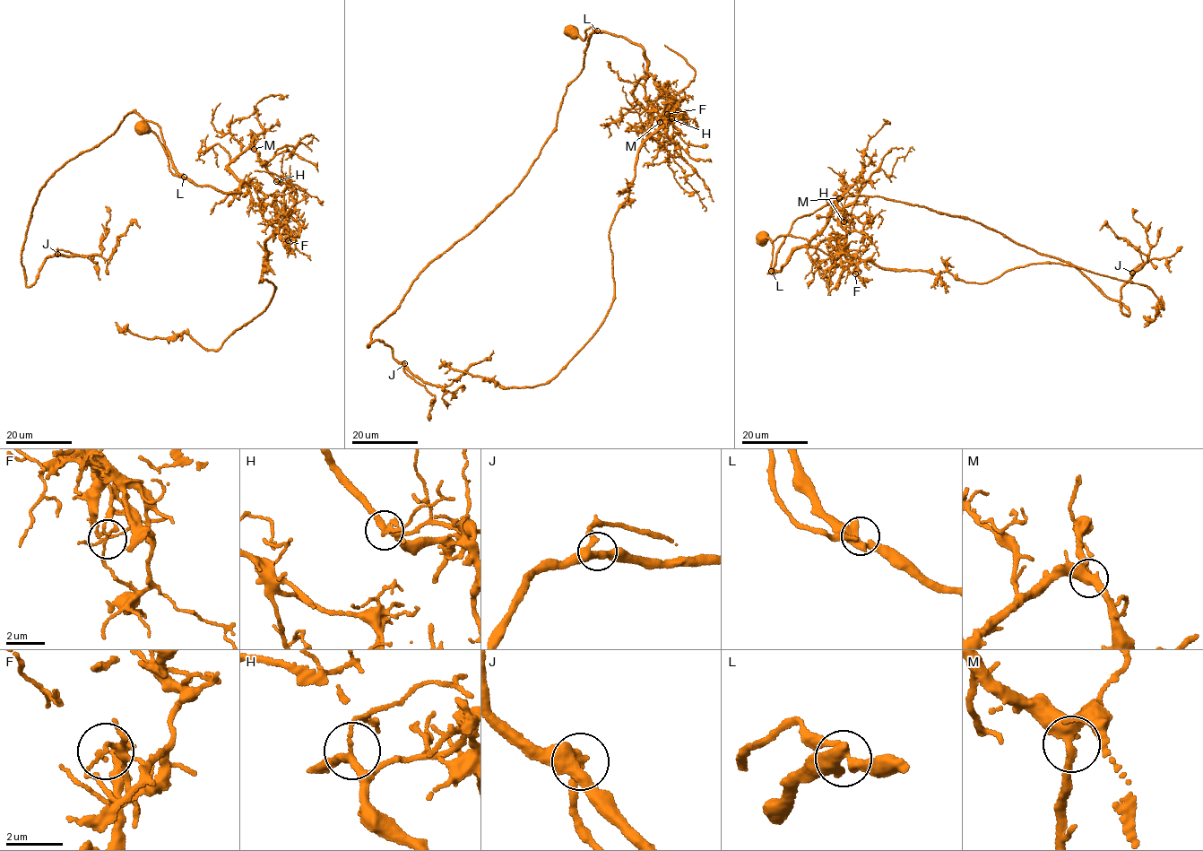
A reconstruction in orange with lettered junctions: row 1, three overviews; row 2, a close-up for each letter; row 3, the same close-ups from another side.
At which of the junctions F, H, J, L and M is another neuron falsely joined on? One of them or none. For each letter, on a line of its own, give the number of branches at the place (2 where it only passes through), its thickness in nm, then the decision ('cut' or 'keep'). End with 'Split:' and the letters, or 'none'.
F: branches 2; calibre 90 nm; cut
H: branches 3; calibre 200 nm; keep
J: branches 3; calibre 400 nm; keep
L: branches 3; calibre 360 nm; keep
M: branches 3; calibre 360 nm; keep
Split: F

